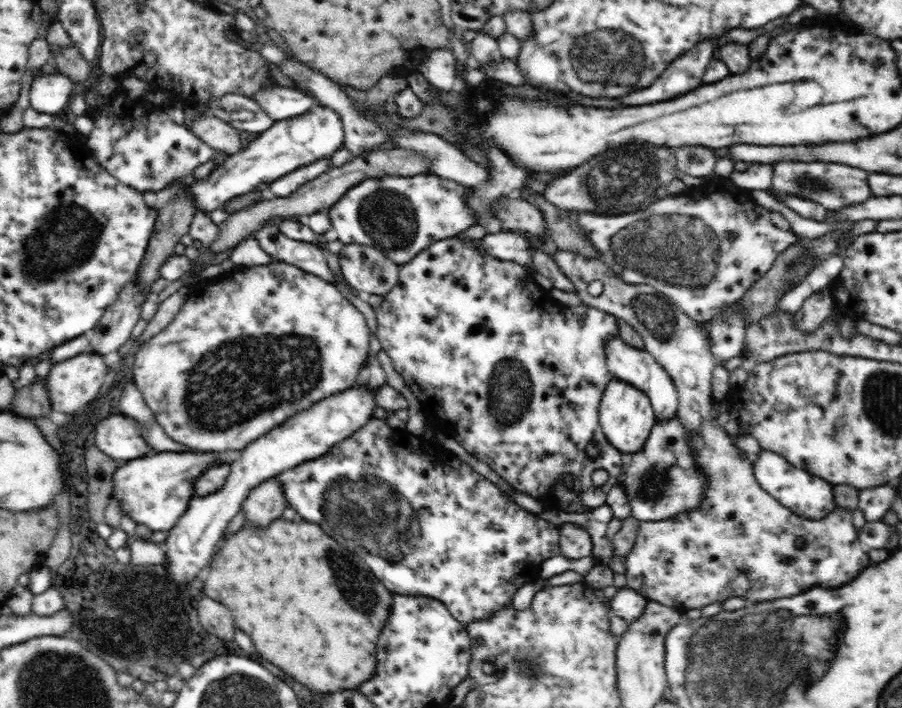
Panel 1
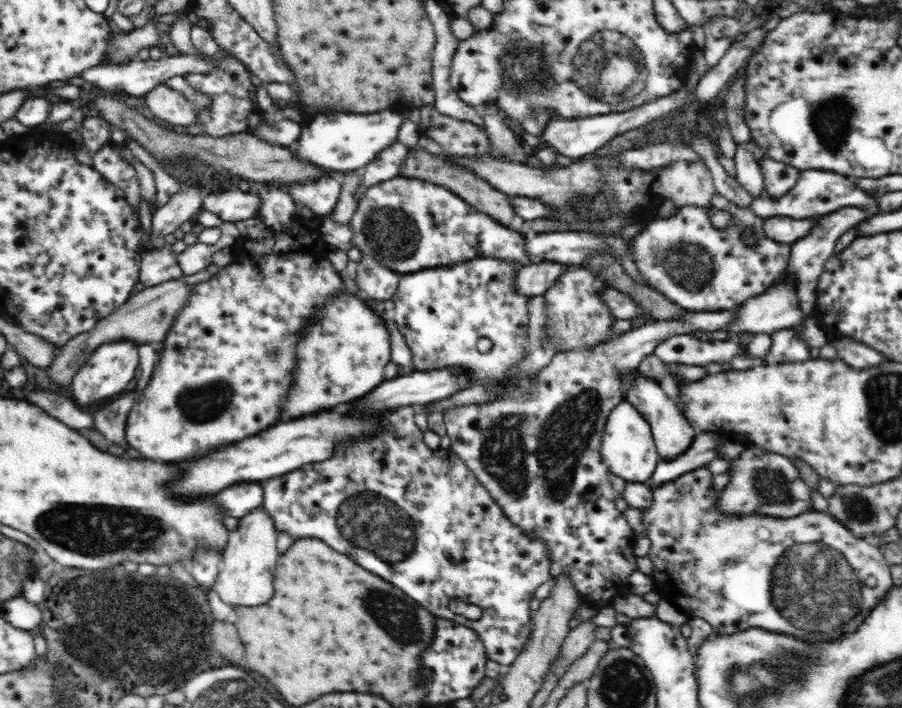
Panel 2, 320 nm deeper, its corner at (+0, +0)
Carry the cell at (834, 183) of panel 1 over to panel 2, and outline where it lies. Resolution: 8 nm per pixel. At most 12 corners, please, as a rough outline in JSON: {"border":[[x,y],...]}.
{"border":[[771,159],[760,172],[768,196],[794,188],[801,170]]}

